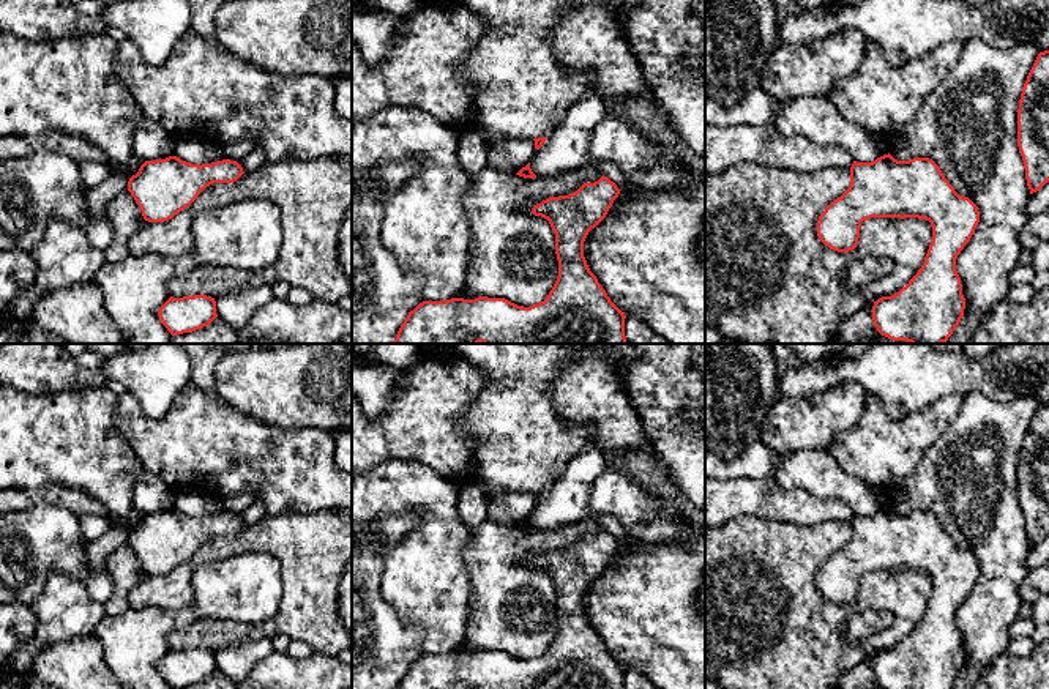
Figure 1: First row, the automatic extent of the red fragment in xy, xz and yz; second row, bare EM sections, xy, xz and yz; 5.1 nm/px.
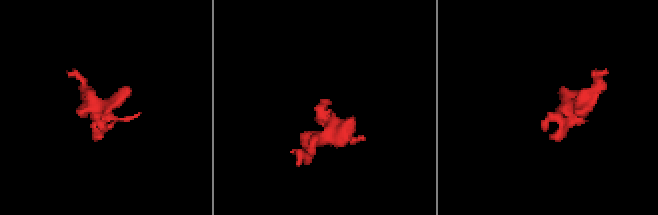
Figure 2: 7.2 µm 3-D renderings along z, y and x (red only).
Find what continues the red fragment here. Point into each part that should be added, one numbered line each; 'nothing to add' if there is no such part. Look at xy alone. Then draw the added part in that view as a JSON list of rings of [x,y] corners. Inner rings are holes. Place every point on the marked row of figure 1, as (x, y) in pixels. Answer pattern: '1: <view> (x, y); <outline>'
nothing to add

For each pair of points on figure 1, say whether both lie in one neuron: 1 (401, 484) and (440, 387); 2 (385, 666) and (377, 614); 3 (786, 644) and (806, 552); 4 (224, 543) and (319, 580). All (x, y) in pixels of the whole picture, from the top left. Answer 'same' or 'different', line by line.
1: different
2: same
3: same
4: same

